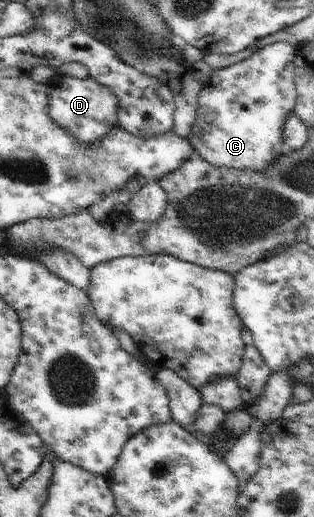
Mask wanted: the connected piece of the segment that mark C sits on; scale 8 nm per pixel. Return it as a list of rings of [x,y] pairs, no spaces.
[[[276,42],[250,57],[217,69],[200,90],[199,108],[188,141],[202,159],[218,167],[267,172],[271,165],[288,154],[285,123],[295,111],[298,99],[294,56],[297,46]]]

